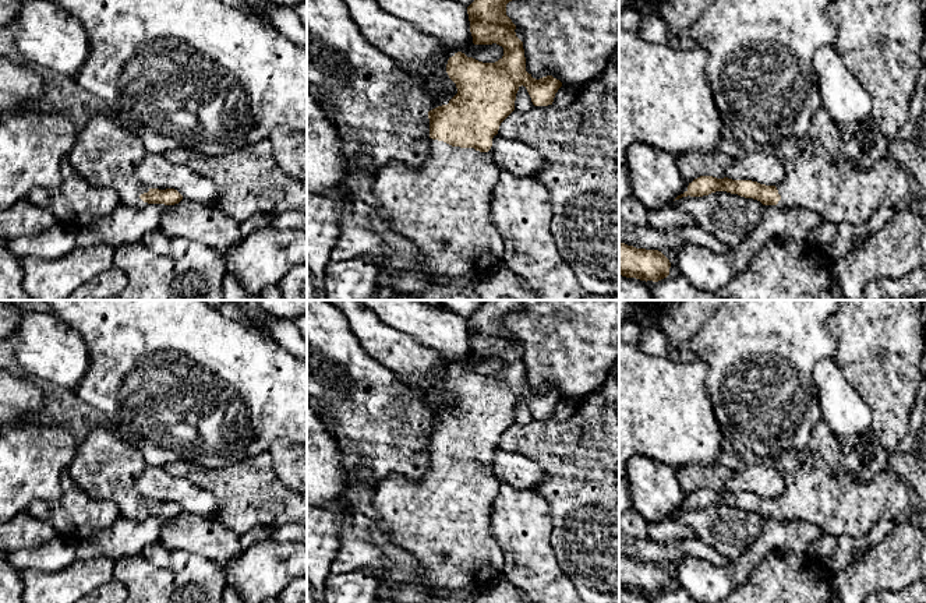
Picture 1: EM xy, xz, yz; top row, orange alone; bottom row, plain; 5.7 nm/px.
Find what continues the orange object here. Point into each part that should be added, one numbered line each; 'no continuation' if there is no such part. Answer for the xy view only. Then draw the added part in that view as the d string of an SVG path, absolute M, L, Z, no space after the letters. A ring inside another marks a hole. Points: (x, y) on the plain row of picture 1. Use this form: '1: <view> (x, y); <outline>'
1: xy (105, 466); M106 423L93 427L79 442L68 475L86 496L114 502L128 519L142 519L139 508L149 504L135 486L146 462L142 451L117 437Z

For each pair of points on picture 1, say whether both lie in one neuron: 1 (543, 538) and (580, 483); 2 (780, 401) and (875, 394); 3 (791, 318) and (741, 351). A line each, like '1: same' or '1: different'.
1: different
2: different
3: same

